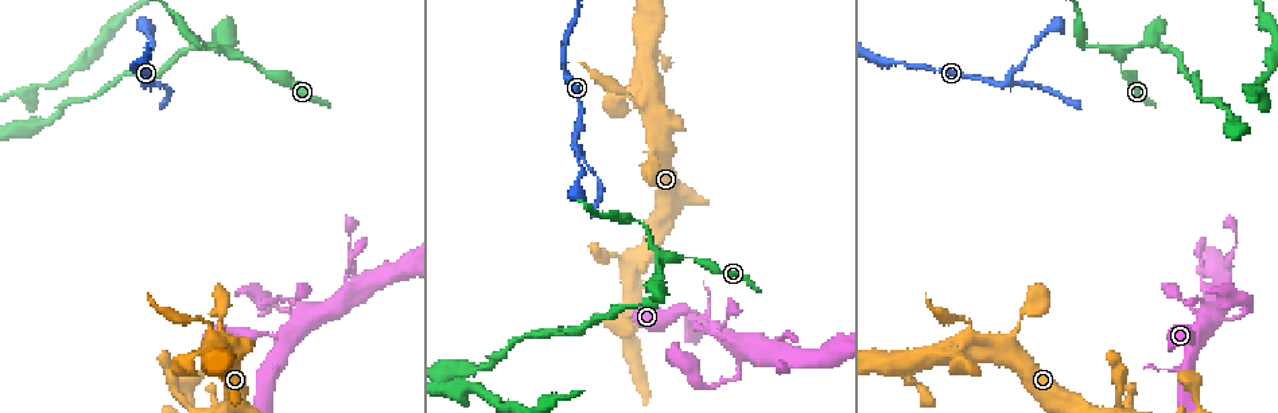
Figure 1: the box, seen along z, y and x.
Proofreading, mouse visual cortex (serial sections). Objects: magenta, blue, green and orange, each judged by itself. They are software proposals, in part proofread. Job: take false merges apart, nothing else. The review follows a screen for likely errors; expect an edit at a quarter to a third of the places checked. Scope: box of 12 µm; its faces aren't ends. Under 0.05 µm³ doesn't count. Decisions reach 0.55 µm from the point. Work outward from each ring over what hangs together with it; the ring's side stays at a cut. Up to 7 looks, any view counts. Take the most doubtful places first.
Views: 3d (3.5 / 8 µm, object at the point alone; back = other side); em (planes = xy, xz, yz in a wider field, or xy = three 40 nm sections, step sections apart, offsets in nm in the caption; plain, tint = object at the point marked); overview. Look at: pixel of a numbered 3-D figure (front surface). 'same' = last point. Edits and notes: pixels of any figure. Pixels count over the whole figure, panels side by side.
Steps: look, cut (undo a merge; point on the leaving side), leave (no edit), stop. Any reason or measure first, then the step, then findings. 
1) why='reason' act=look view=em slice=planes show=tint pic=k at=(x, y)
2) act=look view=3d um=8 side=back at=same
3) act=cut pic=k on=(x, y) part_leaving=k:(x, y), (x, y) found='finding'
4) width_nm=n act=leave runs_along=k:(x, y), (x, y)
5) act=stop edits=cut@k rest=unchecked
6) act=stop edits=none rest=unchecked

why='sharp bend' act=look view=3d um=3.5 pic=1 at=(1008, 83)

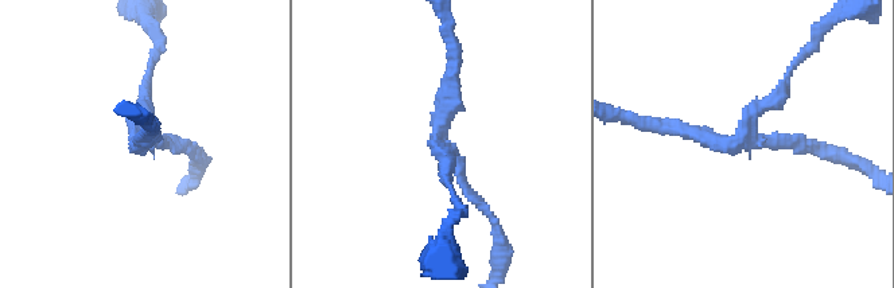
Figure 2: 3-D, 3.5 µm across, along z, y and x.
why='shape alone is not enough' act=look view=em slice=xy step=5 show=tint pic=2 at=(136, 138)

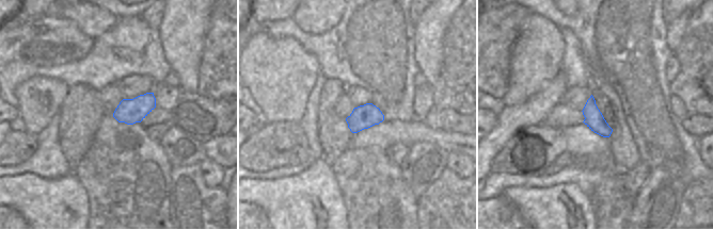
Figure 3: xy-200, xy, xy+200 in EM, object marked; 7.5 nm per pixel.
act=leave runs_along=2:(660, 128), (735, 144), (791, 70) found='all the same cell'

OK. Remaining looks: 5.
why='a fork' act=look view=3d um=3.5 pic=1 at=(224, 41)

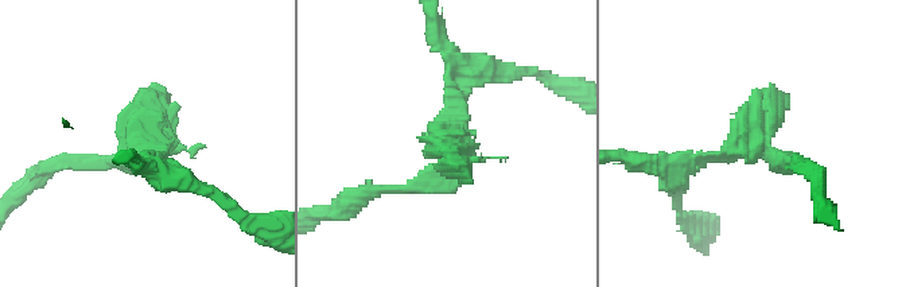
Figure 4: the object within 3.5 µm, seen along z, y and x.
why='need the tissue' act=look view=em slice=xy step=5 show=tint pic=4 at=(453, 149)

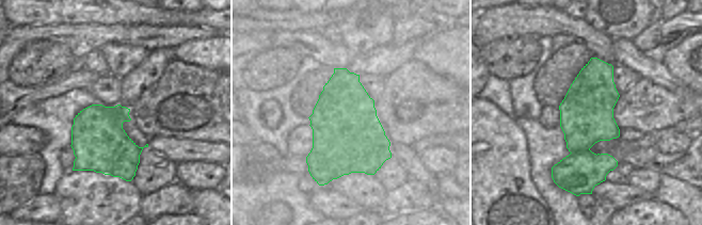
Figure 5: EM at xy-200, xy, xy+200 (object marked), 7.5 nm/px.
act=cut pic=4 on=(100, 163) part_leaving=4:(439, 175), (365, 192), (341, 213) found='a second cell is stuck on'

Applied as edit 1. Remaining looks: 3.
why='redraw' act=look view=overview

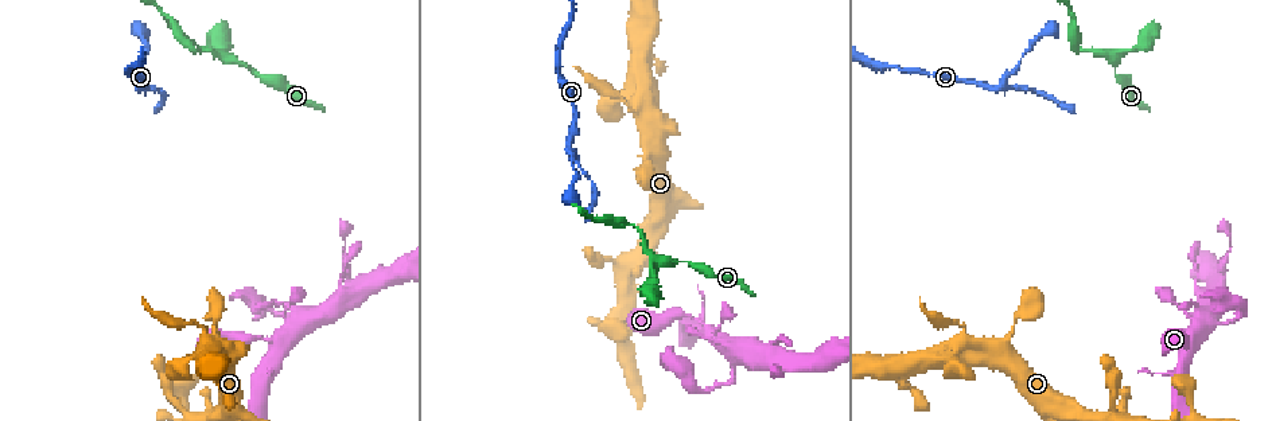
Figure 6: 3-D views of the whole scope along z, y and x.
act=look view=3d um=3.5 pic=6 at=(193, 323)

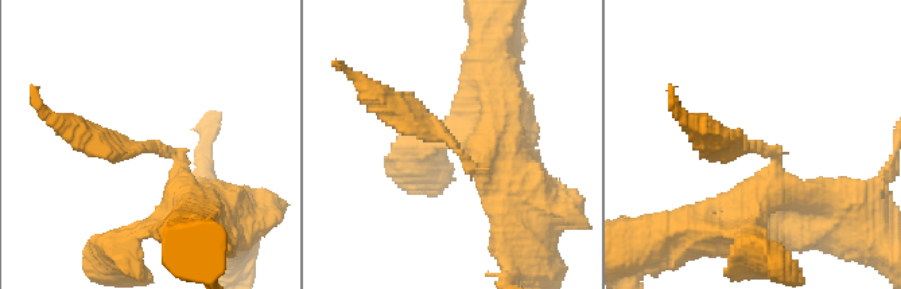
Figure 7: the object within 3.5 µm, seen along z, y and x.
act=look view=em slice=planes show=tint pic=7 at=(153, 149)

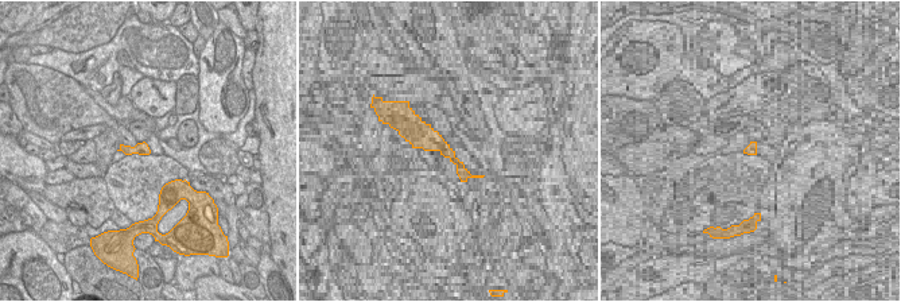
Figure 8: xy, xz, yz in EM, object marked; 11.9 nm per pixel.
arm_widths_nm=300,400 act=cut pic=7 on=(142, 148) part_leaving=7:(171, 155), (113, 147), (68, 125) found='two cells meet here'

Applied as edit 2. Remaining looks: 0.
act=stop edits=cut@4,cut@7 rest=unchecked

